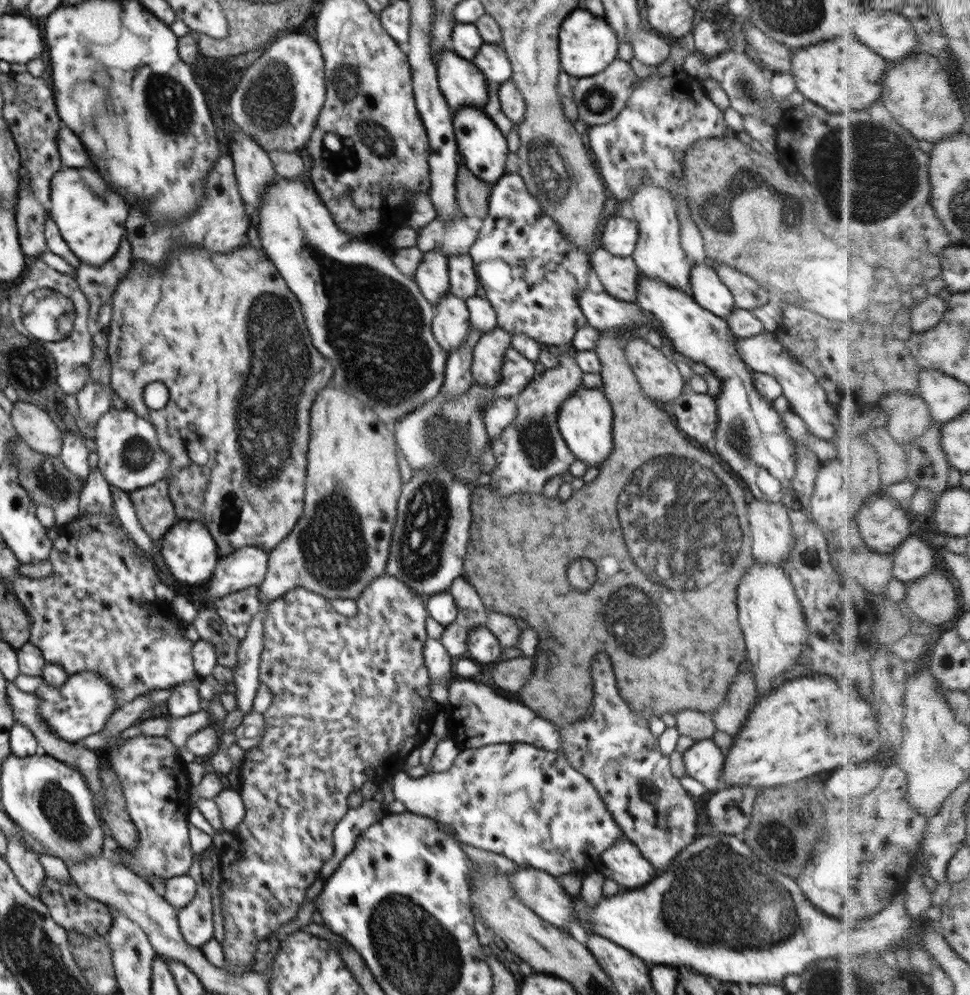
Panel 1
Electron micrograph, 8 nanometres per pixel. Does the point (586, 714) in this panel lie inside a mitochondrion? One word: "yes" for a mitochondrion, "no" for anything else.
no

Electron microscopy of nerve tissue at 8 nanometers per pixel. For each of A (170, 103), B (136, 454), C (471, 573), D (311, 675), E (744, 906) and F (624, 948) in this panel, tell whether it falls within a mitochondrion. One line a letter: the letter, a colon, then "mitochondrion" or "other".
A: mitochondrion
B: mitochondrion
C: other
D: mitochondrion
E: mitochondrion
F: other

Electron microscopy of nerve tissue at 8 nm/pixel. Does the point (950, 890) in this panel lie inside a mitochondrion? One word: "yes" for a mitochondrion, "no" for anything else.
no

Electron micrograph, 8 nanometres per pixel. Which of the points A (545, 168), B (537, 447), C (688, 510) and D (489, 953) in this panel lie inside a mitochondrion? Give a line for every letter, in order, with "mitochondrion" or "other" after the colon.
A: mitochondrion
B: mitochondrion
C: mitochondrion
D: other

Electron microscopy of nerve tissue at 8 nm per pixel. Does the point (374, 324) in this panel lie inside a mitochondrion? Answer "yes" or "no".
yes

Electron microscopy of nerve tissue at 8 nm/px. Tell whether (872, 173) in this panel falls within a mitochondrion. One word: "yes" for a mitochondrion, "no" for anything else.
yes

